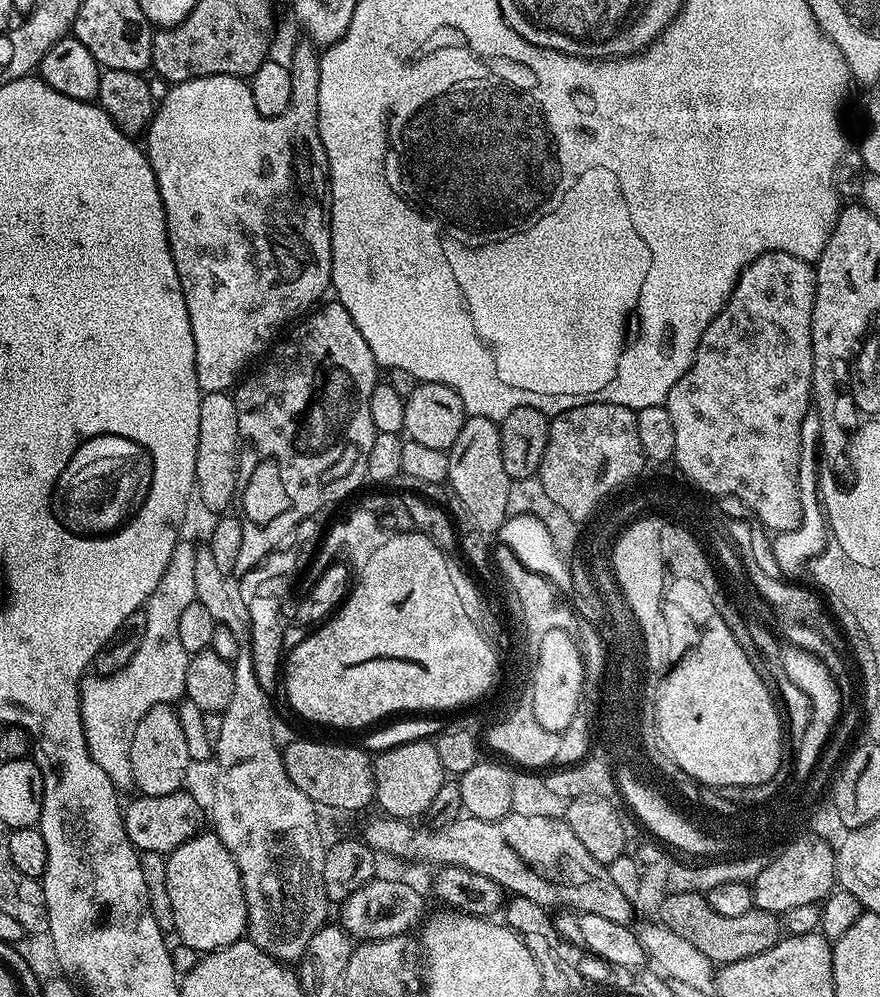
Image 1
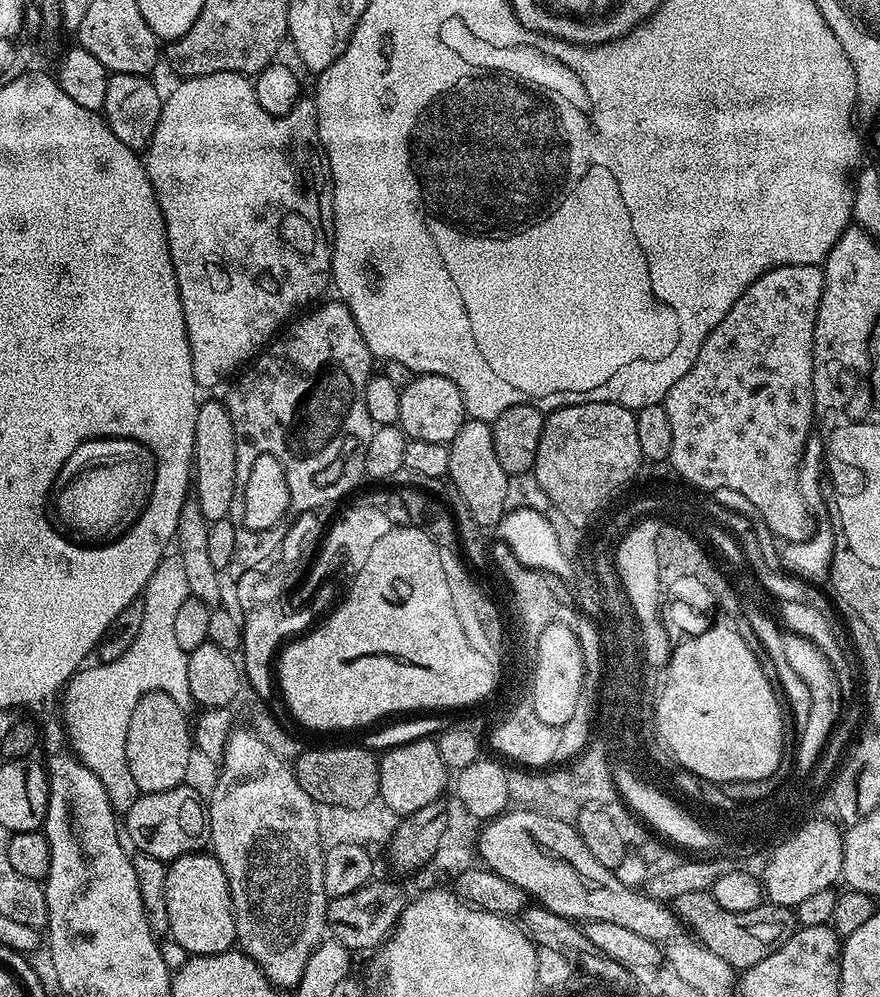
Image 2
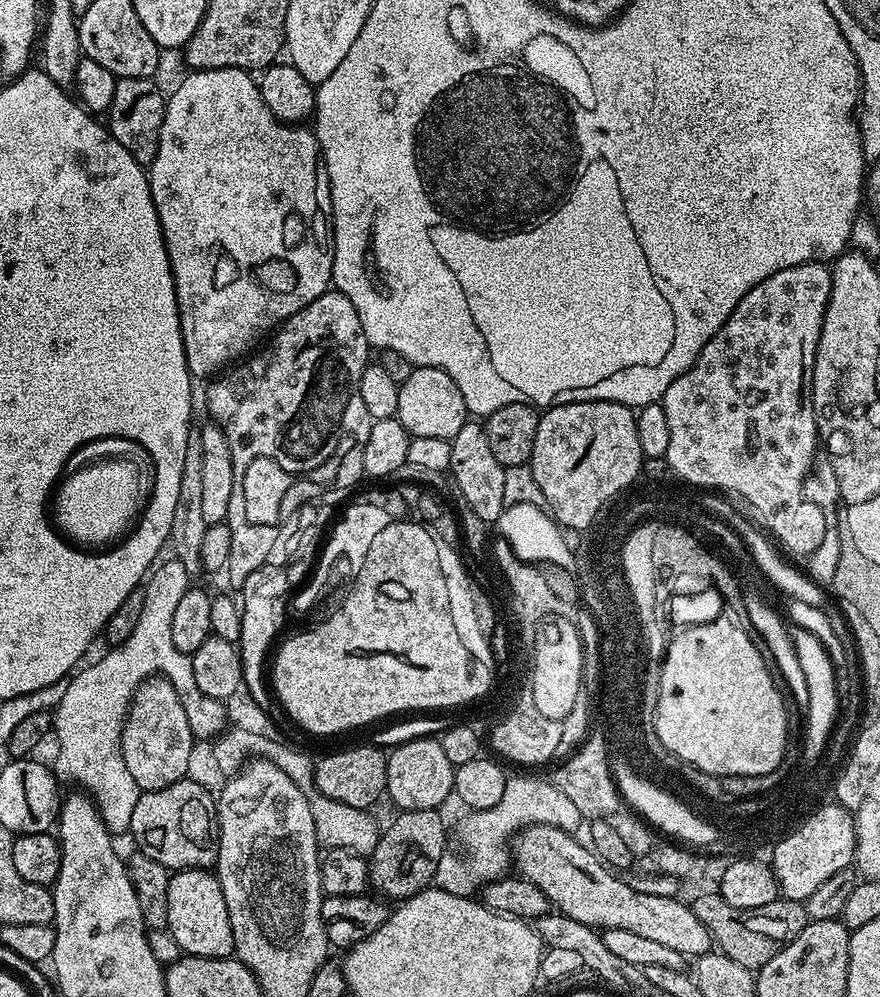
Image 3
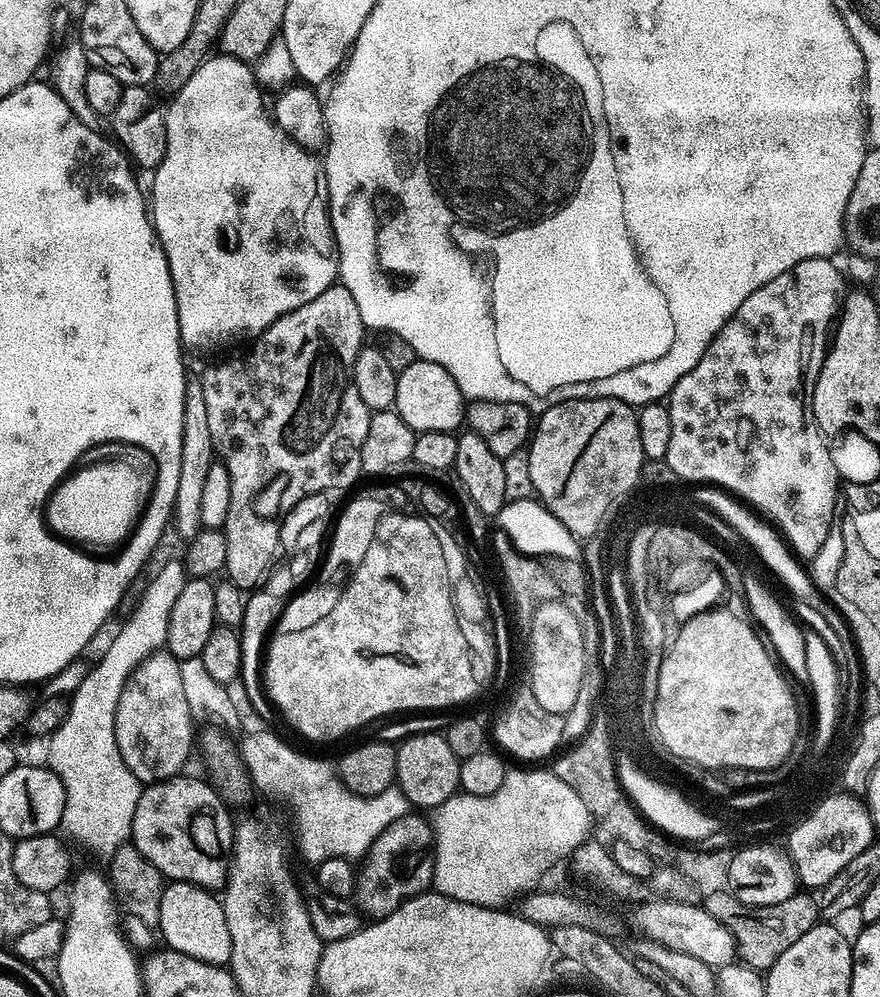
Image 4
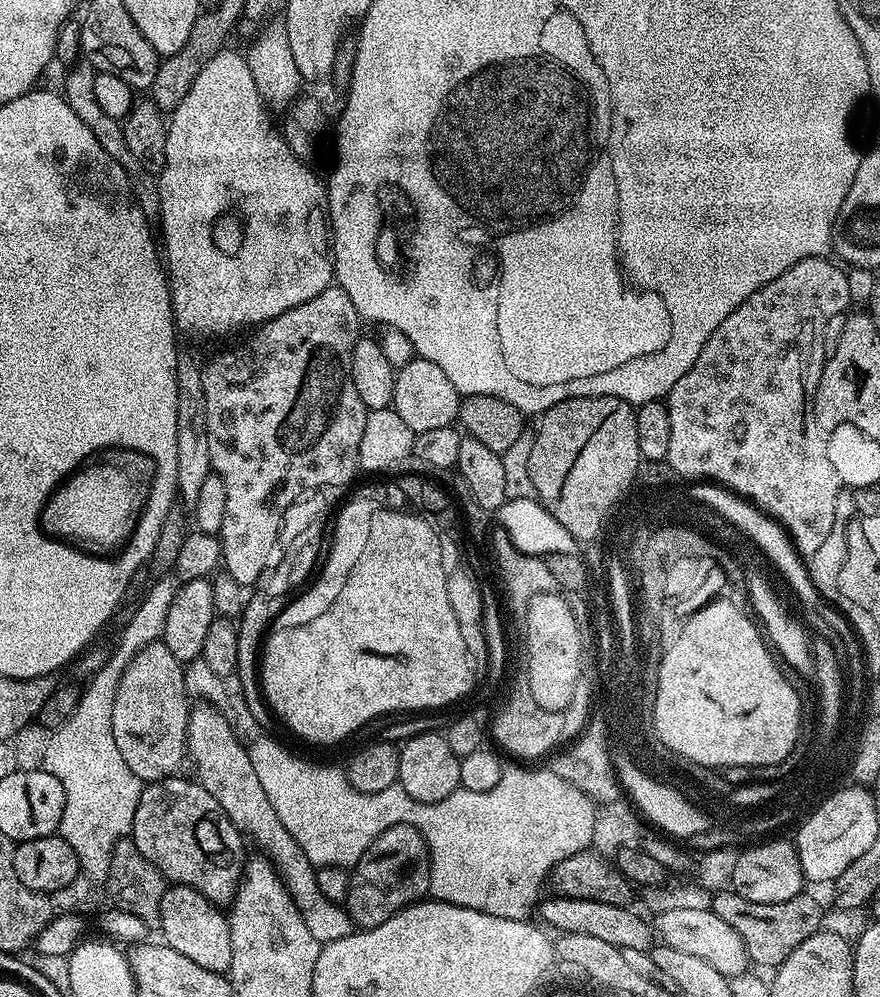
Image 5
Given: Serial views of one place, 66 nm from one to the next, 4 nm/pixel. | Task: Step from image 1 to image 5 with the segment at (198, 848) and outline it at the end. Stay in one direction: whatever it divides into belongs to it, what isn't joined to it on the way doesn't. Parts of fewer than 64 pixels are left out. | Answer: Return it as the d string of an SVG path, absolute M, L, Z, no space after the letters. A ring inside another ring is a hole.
M172 884L165 887L158 928L159 931L164 931L163 943L178 950L178 954L186 954L190 962L198 962L198 966L202 966L205 970L227 973L232 961L227 915L198 890L185 884Z

